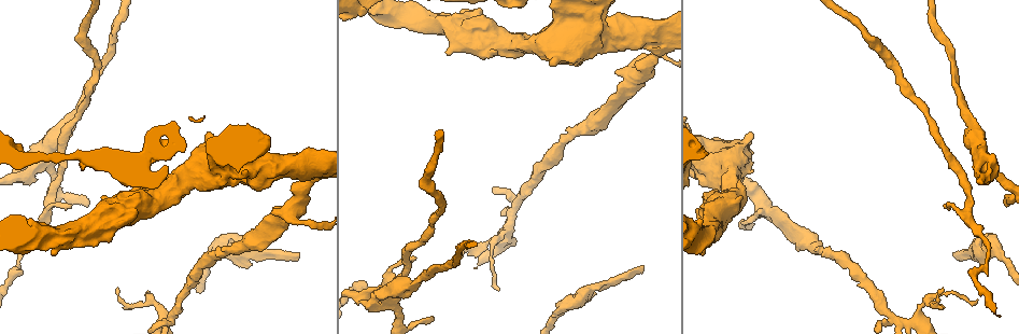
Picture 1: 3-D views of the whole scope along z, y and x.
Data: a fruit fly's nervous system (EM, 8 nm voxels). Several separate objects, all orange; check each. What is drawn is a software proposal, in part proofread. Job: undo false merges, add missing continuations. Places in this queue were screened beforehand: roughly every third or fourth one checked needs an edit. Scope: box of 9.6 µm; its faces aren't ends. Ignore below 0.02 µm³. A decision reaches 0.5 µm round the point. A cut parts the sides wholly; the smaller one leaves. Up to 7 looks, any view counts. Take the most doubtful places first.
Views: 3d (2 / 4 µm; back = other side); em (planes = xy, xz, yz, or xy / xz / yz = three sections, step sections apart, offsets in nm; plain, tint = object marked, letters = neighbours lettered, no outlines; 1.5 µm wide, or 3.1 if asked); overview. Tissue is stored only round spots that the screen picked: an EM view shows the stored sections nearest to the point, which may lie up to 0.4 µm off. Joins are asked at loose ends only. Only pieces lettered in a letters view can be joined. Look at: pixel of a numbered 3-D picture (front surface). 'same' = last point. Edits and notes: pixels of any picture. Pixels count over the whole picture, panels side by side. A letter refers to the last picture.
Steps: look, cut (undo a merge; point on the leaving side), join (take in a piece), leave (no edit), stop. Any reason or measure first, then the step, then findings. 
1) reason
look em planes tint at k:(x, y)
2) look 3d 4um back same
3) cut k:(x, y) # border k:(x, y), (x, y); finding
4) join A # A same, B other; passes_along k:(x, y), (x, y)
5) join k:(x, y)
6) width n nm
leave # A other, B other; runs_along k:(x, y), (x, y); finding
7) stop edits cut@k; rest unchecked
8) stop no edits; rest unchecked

an open end
look 3d 4um back at 1:(643, 265)

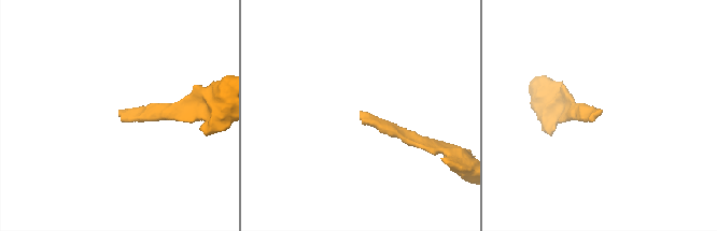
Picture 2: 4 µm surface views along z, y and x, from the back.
now the EM
look em xz step 8 tint at 2:(118, 113)

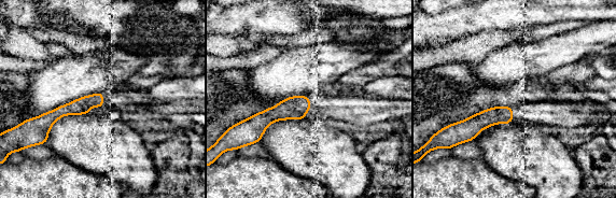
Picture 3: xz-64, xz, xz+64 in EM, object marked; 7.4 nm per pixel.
look em planes letters same

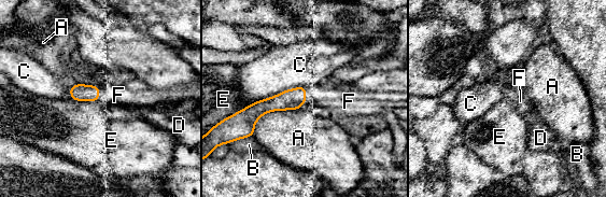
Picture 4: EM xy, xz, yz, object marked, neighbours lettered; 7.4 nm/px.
join F # A other, B other, C other, D other, E other, F same; the neuron continues

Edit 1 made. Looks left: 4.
thin end
look 3d 4um at 1:(462, 256)

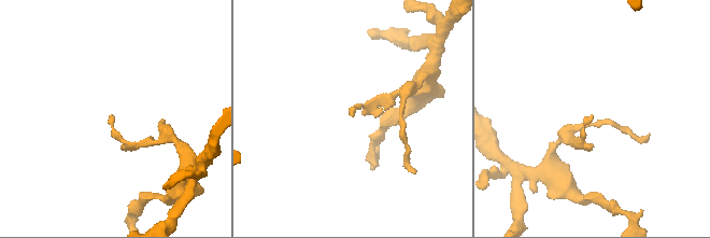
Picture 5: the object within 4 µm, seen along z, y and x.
look em planes letters at 5:(351, 113)

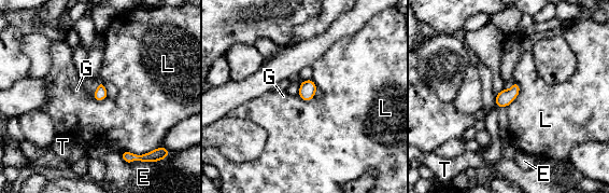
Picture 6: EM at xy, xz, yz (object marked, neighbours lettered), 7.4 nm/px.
leave # E other, G other, L other, T other; border 6:(91, 94), (94, 97); no lettered piece goes on from it

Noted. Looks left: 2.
stop edits join@4; rest unchecked

